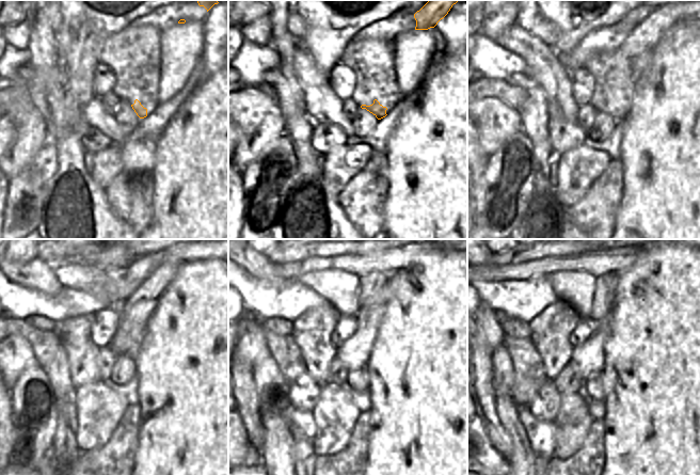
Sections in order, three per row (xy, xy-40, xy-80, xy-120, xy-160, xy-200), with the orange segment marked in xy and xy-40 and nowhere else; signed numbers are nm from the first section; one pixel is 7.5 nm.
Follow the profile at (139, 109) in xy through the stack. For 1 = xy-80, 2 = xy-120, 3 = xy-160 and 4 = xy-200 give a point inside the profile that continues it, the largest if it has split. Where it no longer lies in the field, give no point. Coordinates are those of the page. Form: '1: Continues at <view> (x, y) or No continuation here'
1: Continues at xy-80 (615, 110)
2: Continues at xy-120 (136, 311)
3: Continues at xy-160 (354, 352)
4: Continues at xy-200 (588, 359)

